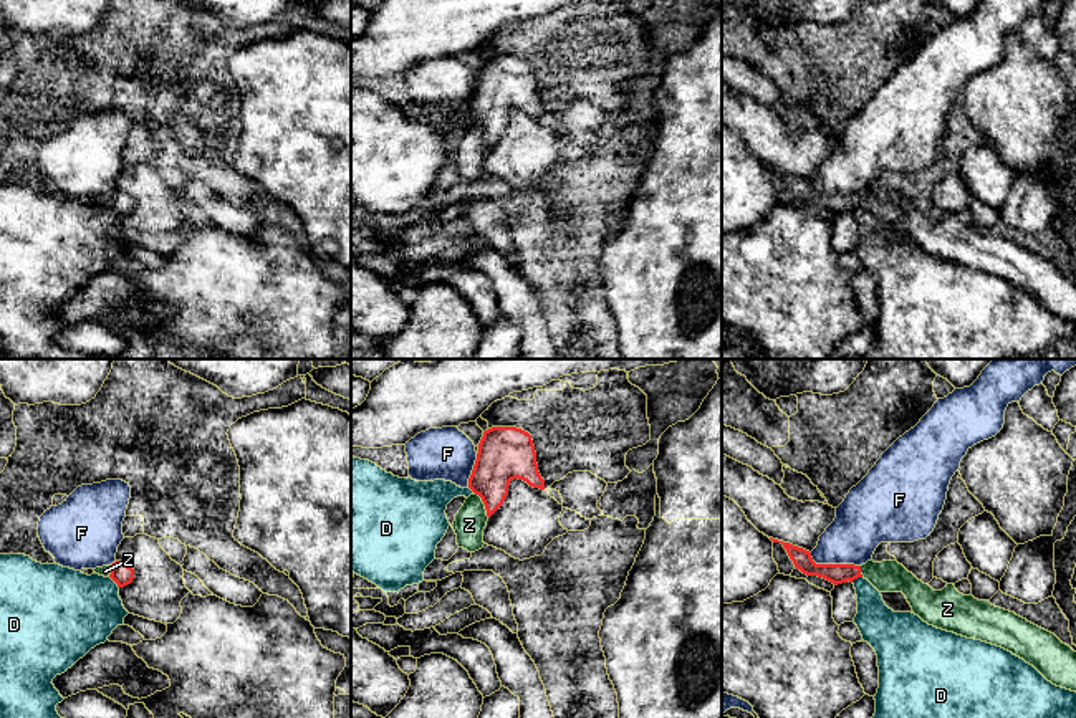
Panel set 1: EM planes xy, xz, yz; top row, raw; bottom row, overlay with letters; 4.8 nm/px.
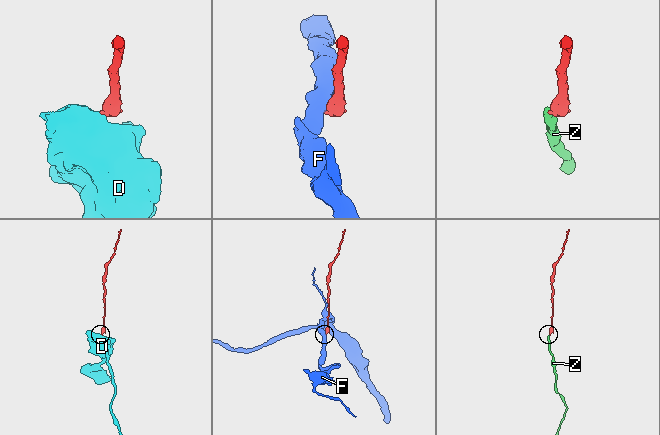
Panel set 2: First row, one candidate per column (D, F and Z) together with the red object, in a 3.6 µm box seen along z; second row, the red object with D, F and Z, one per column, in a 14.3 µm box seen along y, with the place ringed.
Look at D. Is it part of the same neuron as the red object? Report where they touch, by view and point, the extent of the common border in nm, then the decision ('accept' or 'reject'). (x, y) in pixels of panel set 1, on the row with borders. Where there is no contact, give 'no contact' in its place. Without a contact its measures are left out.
meets red in xy at (115, 581); contact 80 nm long; reject

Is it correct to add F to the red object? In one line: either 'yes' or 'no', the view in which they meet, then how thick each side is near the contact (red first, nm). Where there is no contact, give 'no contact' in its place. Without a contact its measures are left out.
no; meets red in yz; 100 nm thick on the red side, 260 nm on the other

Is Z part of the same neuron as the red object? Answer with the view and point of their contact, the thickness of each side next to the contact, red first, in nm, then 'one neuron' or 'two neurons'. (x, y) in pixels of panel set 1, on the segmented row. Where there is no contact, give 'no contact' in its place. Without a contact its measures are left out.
meets red in xz at (484, 503); 240 nm thick on the red side, 150 nm on the other; one neuron

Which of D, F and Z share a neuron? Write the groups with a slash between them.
D / F / Z

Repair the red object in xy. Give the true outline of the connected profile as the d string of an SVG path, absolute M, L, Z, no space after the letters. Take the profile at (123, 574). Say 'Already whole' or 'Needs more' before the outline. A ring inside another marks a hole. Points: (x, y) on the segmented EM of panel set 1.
Needs more. M116 561L111 566L96 567L94 572L104 577L111 577L118 587L124 587L134 579L134 569L121 561Z

